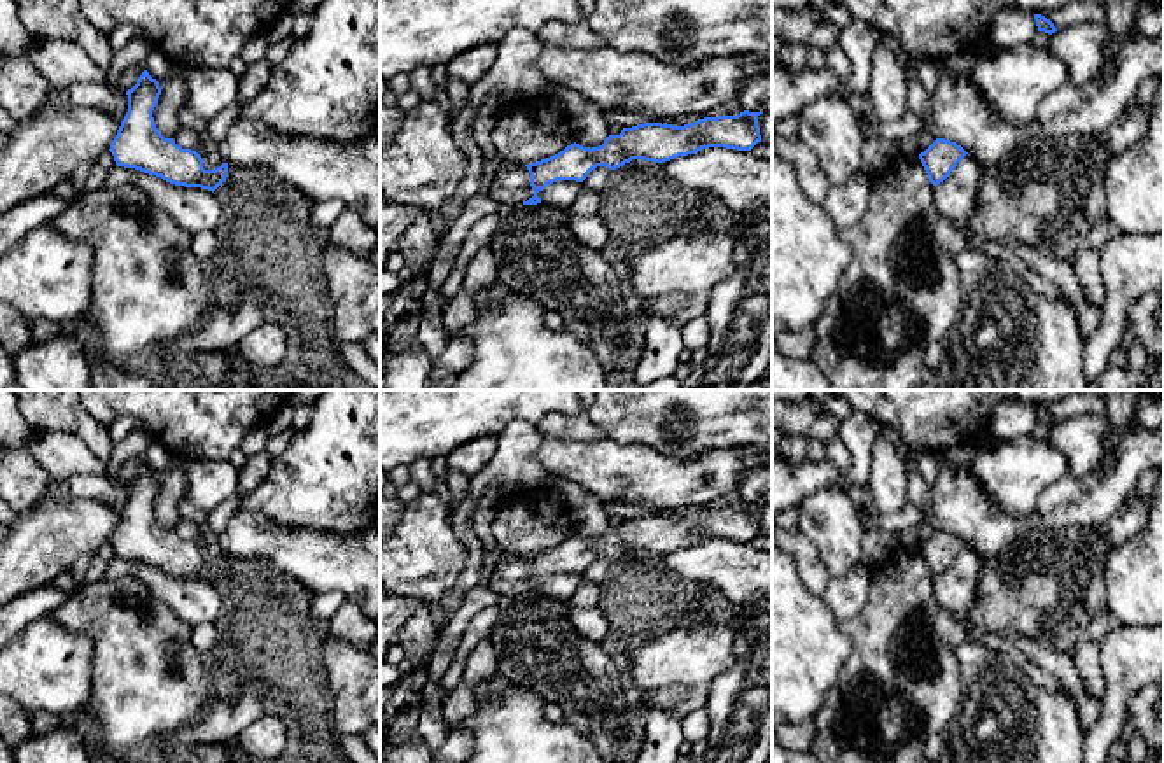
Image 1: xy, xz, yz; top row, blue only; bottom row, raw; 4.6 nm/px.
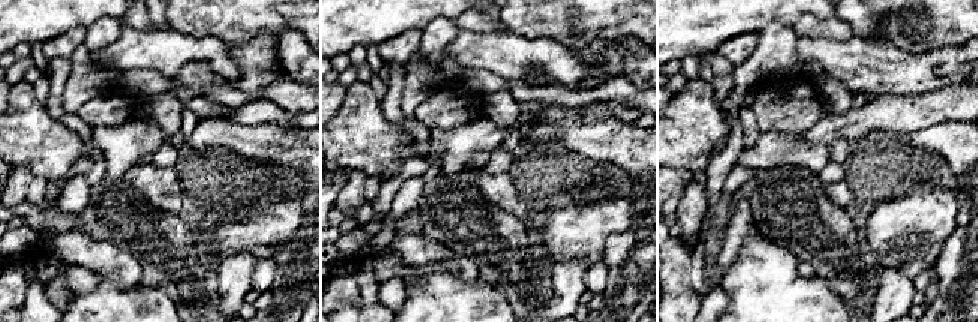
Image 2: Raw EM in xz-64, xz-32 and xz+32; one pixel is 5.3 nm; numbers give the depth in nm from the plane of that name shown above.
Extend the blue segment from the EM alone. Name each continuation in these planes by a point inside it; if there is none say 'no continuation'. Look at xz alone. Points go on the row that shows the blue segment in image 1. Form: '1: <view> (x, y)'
no continuation

